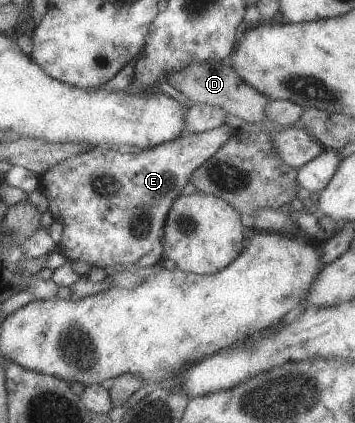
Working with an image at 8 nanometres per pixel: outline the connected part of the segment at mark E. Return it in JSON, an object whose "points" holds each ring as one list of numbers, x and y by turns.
{"points":[[226,123,206,132,199,133,186,133,182,137,178,137,176,141,166,141,158,146,153,146,152,149,146,149,140,151,138,155,130,153,120,153,116,149,107,149,106,147,96,146,91,148,85,153,80,153,80,155,72,155,68,159,62,159,60,163,52,165,50,169,46,169,41,176,41,188,40,191,46,196,48,202,50,203,49,212,52,214,54,220,59,221,64,228,64,233,58,245,60,247,60,254,64,256,69,262,72,261,84,261,88,265,94,265,98,268,110,267,110,265,116,265,118,268,121,265,128,265,128,263,138,262,144,255,148,255,150,251,154,248,156,241,162,241,164,236,164,227,166,224,166,219,168,218,168,213,176,201,177,198,181,196,181,190,190,182,192,173,196,171,204,161,207,161,230,137,236,133,230,125]]}

